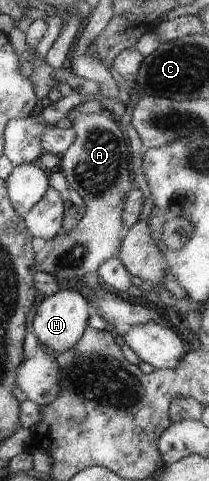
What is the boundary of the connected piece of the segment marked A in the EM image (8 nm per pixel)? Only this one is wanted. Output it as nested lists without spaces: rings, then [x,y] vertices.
[[[82,114],[72,120],[72,128],[76,132],[76,140],[61,157],[57,170],[61,171],[70,183],[70,193],[77,191],[81,195],[85,205],[82,209],[82,219],[73,230],[61,229],[52,240],[33,238],[33,250],[37,251],[38,270],[48,272],[60,281],[78,279],[92,272],[97,273],[101,269],[102,262],[118,257],[125,232],[122,212],[124,212],[126,194],[129,194],[132,188],[136,188],[133,164],[128,162],[128,154],[132,153],[131,146],[128,146],[128,140],[120,130],[120,124],[116,124],[116,120],[104,114]]]

